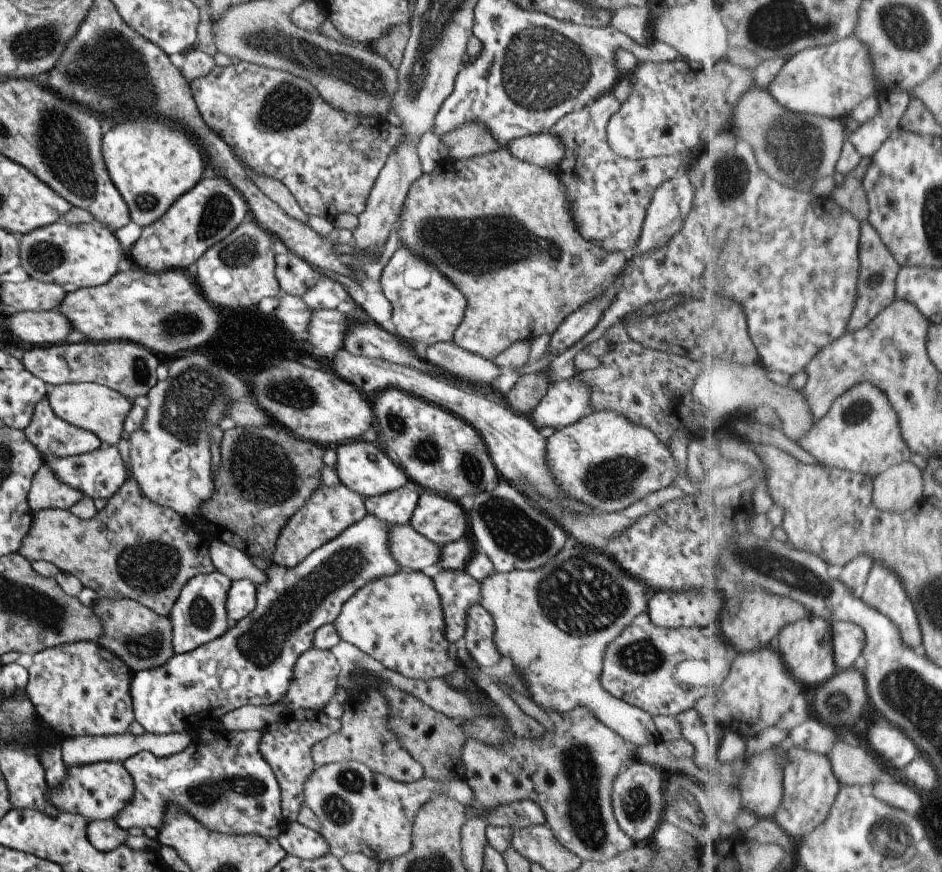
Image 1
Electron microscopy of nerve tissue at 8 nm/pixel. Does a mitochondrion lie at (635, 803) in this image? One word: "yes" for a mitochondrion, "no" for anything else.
yes

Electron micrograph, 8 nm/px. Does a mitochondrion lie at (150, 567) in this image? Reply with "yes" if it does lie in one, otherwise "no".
yes

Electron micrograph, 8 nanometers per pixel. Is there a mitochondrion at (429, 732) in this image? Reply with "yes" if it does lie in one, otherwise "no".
no

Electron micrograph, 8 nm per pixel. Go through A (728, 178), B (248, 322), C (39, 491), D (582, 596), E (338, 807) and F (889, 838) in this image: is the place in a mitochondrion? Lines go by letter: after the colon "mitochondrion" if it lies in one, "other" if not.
A: mitochondrion
B: other
C: other
D: mitochondrion
E: mitochondrion
F: mitochondrion

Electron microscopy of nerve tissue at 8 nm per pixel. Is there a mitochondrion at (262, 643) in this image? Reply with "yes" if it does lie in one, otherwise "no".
yes

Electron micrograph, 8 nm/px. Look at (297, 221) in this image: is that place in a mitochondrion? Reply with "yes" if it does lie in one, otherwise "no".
no

